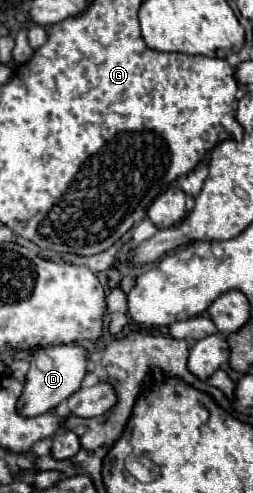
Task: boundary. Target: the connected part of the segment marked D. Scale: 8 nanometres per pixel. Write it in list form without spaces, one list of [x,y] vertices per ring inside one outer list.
[[[48,346],[38,348],[30,360],[30,370],[26,374],[22,396],[18,398],[18,414],[26,418],[42,416],[50,412],[54,406],[64,402],[70,394],[80,388],[80,382],[86,374],[86,350],[82,346]]]

